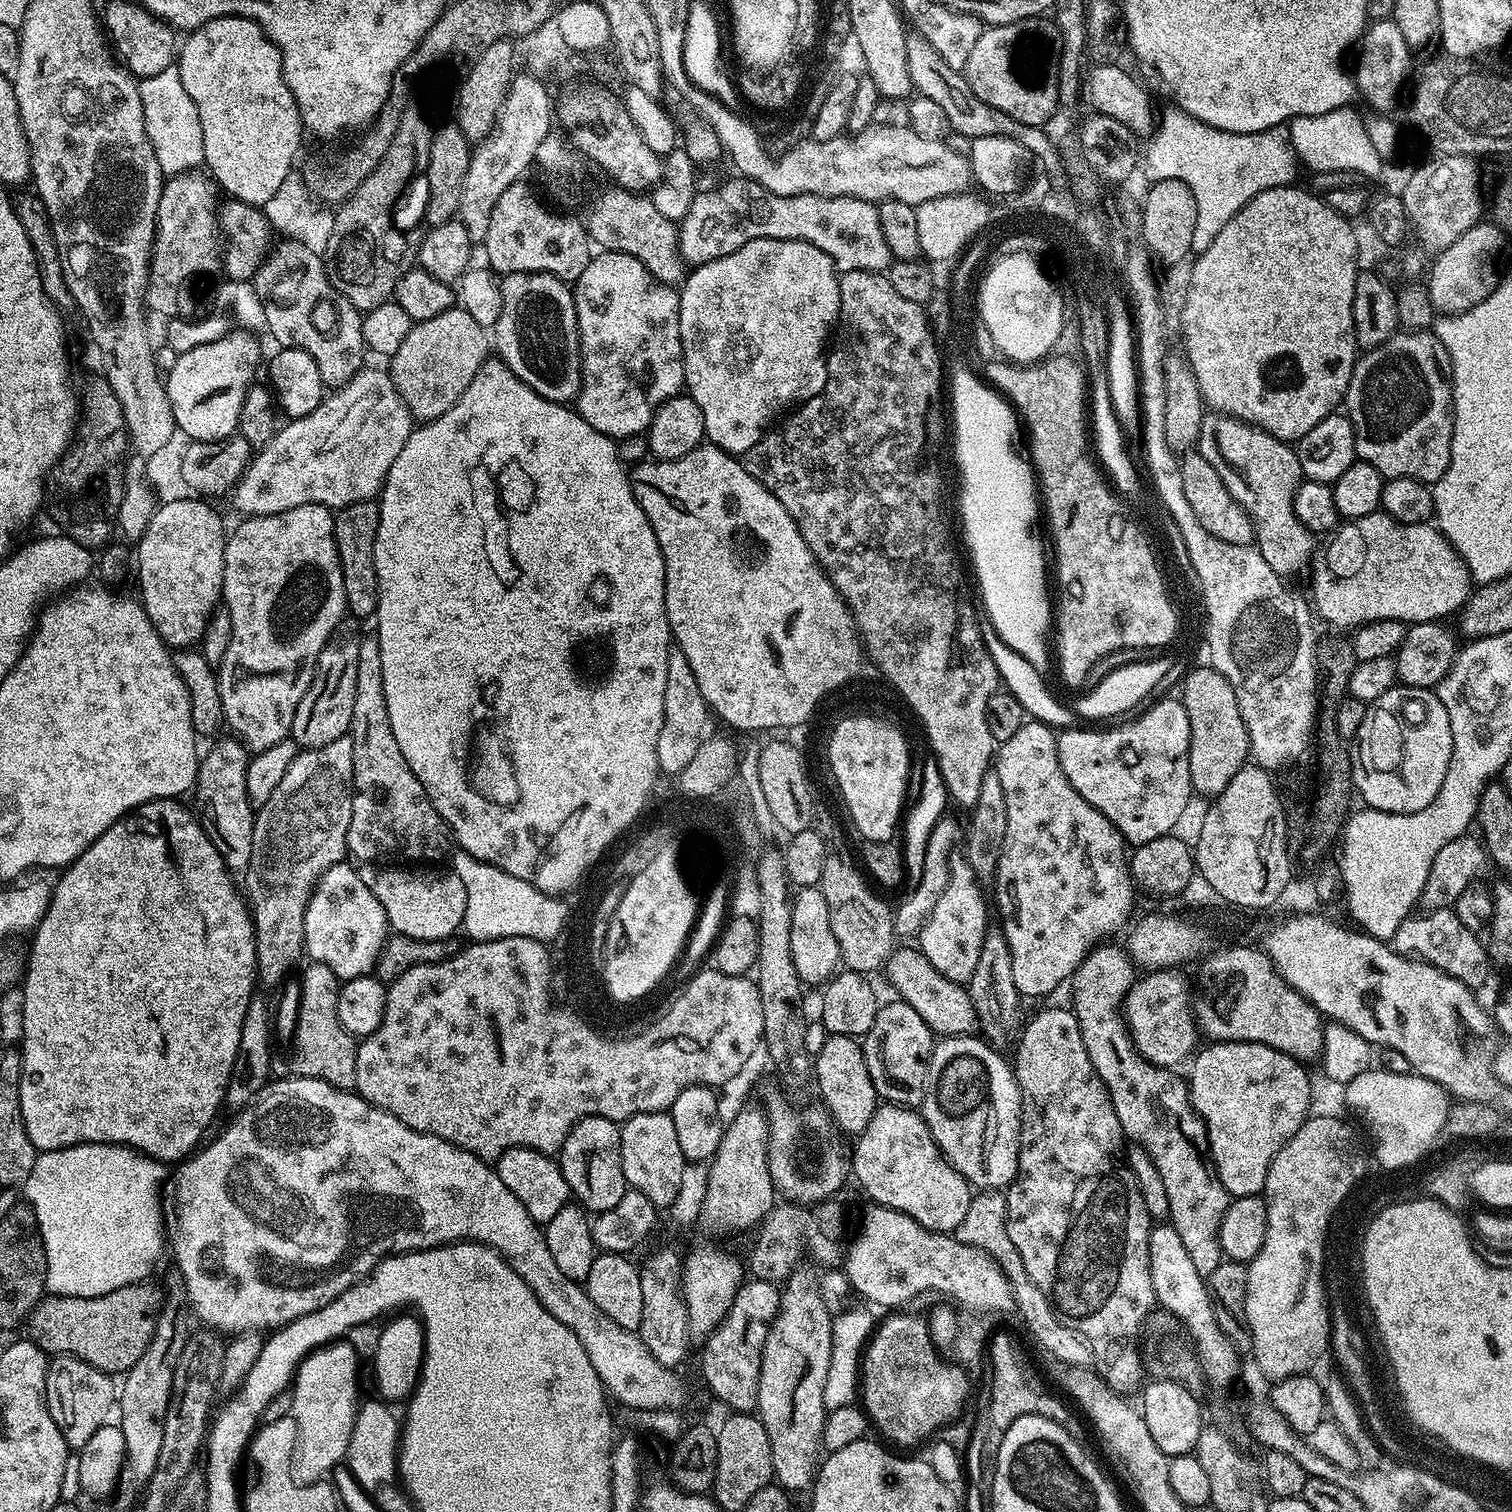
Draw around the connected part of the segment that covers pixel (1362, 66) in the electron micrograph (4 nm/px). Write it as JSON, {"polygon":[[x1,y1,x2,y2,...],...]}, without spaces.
{"polygon":[[1390,18,1371,21,1358,41,1359,48,1360,57,1356,60,1356,72,1354,68,1354,83,1357,93,1361,97,1364,95,1369,109,1381,114,1391,113,1391,108,1395,106,1396,99,1399,98,1400,91,1404,88,1404,83,1406,83,1405,88,1409,83,1410,73,1414,68,1414,63,1412,64,1413,49,1408,47,1402,30,1398,30,1398,26]]}

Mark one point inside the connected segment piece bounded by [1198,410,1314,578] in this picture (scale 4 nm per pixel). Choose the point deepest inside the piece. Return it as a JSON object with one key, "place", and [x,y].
{"place":[1262,472]}

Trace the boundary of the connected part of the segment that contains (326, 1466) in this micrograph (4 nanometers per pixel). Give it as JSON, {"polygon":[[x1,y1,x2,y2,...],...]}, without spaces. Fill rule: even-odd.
{"polygon":[[334,1342,309,1353,295,1371,291,1416,296,1423,297,1442,290,1476,298,1486,319,1483,346,1457,360,1405,359,1363,360,1357,351,1344]]}

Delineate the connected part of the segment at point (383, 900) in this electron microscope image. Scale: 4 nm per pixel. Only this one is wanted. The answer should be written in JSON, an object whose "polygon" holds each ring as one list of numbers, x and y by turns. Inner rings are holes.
{"polygon":[[368,862,359,869,362,882,370,886,370,894,378,898,382,910,388,919,388,927,393,933,401,932,410,938,423,940,447,940,461,931,466,914,466,886,462,886,462,878,444,866,377,866]]}

